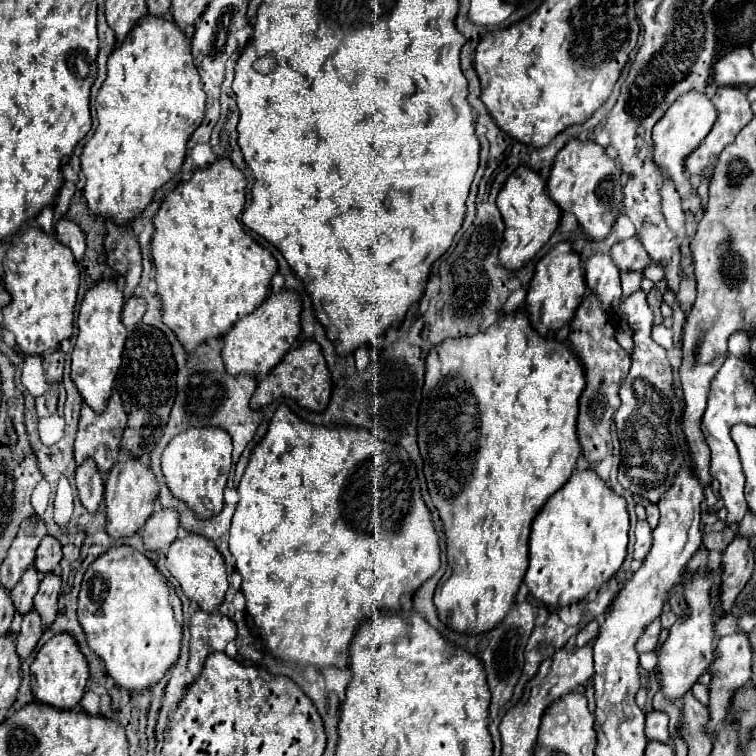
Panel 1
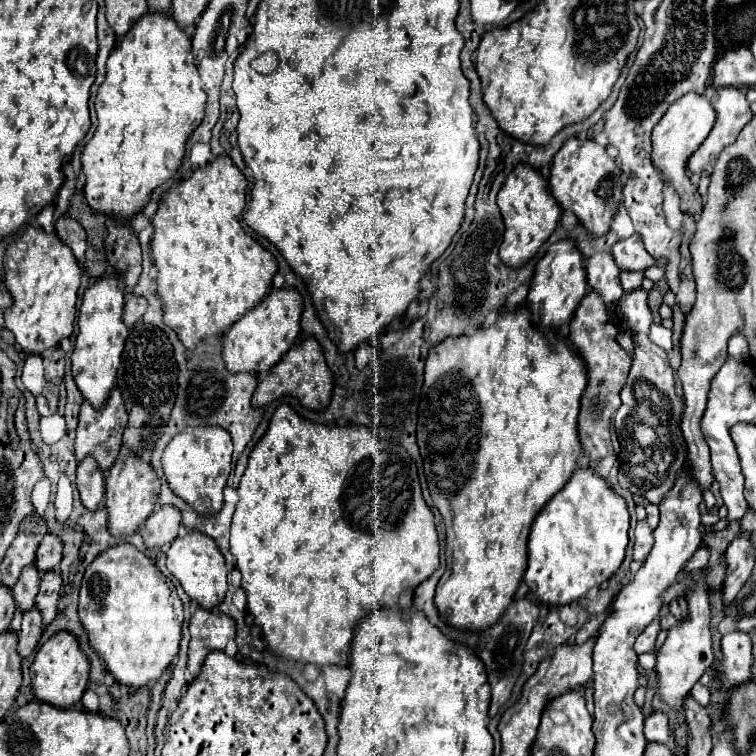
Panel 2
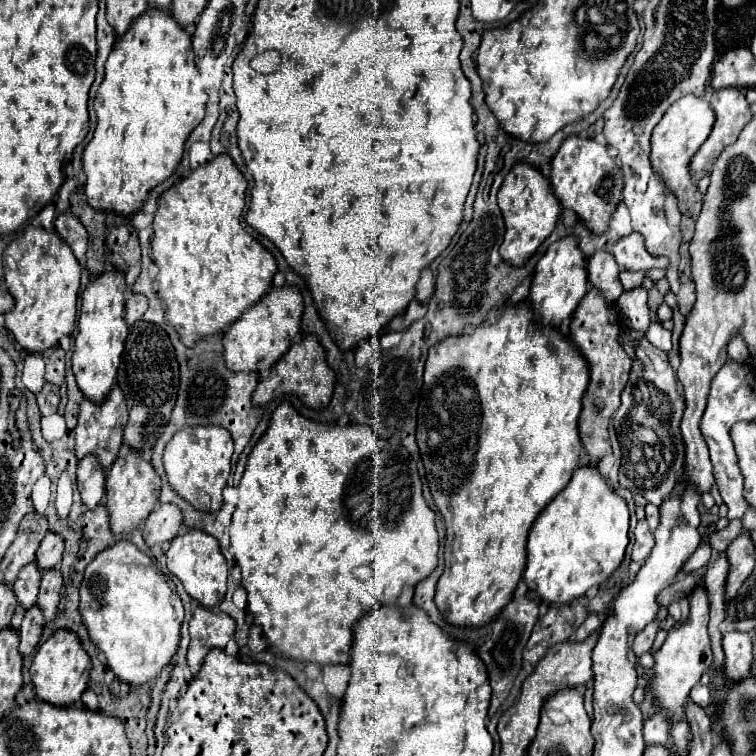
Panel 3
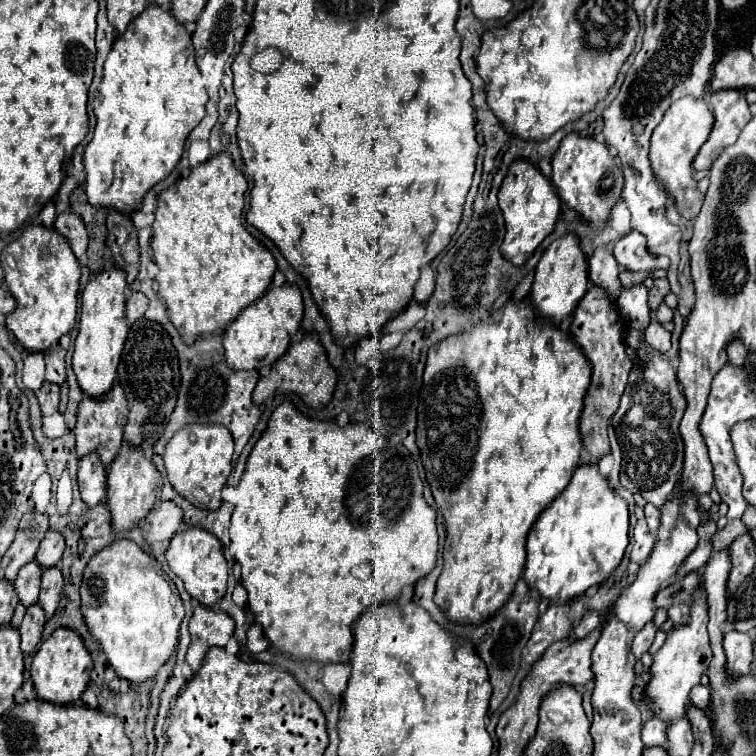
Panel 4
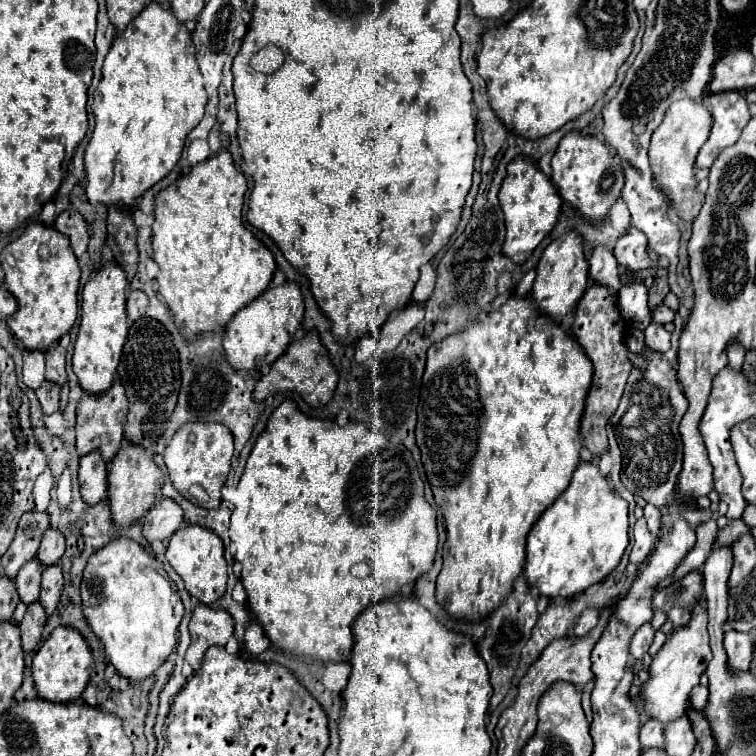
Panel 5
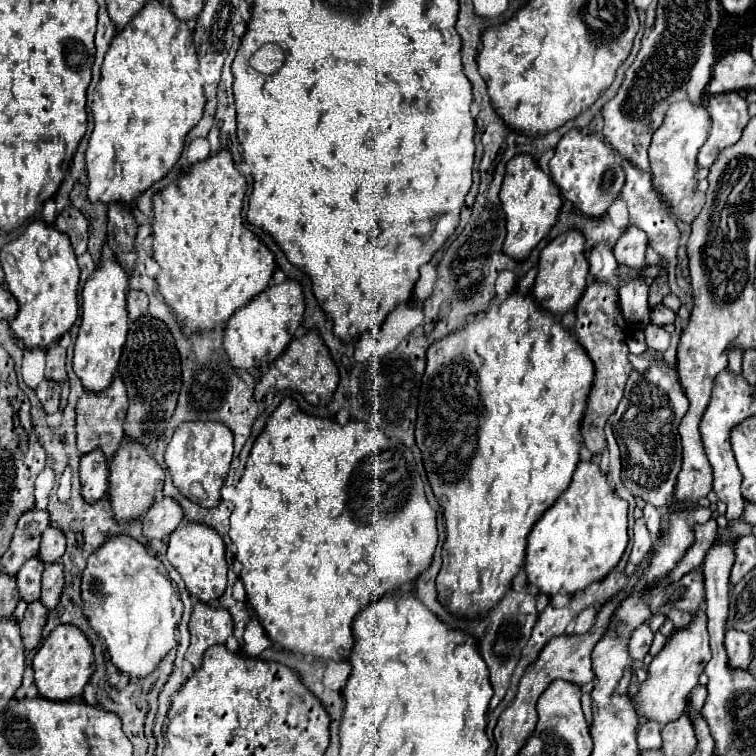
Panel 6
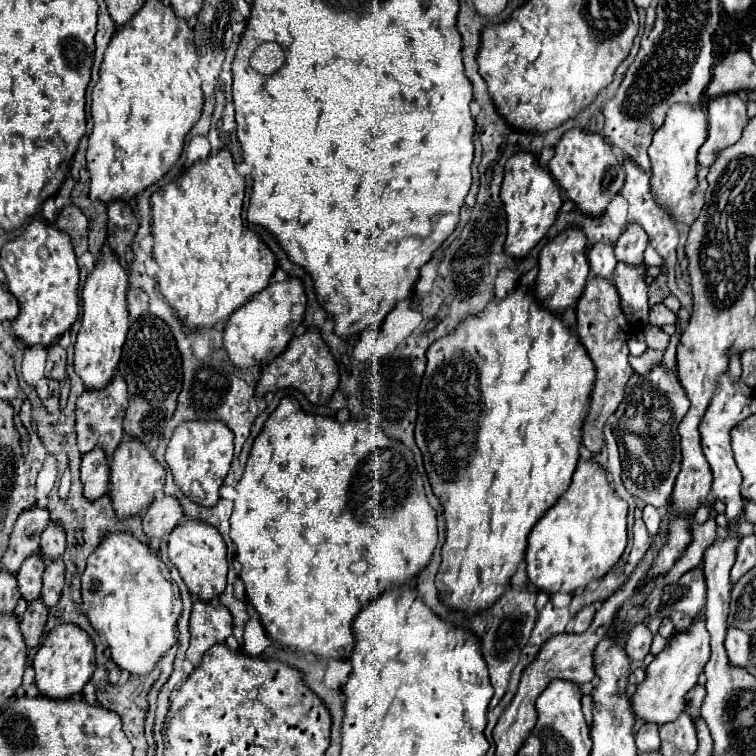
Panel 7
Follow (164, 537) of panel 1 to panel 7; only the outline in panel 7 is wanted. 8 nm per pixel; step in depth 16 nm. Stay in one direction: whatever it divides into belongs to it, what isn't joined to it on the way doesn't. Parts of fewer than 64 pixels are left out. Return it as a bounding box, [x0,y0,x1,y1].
[142,494,184,538]

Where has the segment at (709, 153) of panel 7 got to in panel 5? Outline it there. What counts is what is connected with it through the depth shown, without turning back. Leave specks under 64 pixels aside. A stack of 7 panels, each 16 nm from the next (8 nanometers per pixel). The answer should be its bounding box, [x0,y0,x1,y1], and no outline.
[696,92,750,168]

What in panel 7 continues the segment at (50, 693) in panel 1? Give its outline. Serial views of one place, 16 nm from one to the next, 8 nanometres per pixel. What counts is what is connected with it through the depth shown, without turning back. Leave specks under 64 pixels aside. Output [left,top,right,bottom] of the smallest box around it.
[32,624,96,698]

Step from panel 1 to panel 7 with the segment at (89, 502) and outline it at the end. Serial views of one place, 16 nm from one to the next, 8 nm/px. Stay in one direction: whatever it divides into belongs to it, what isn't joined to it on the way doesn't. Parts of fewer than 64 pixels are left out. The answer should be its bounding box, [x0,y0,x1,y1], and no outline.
[80,448,110,500]

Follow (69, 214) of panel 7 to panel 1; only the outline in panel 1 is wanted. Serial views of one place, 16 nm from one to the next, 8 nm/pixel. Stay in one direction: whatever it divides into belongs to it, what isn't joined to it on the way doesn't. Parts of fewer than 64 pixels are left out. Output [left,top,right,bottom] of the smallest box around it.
[56,216,86,262]

